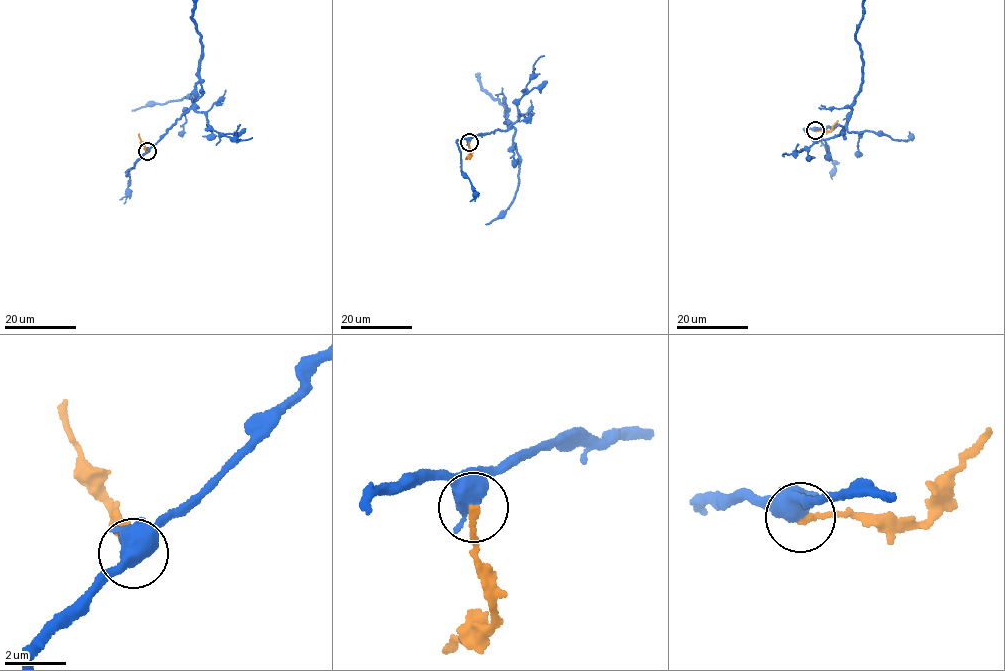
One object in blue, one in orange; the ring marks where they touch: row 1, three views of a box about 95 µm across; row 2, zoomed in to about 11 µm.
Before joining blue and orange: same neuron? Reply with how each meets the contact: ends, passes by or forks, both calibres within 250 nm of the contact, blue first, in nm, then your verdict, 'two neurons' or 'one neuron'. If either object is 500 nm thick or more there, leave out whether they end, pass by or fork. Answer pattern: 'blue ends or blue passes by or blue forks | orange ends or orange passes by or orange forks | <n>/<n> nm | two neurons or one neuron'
blue forks | orange ends | 440/220 nm | two neurons

